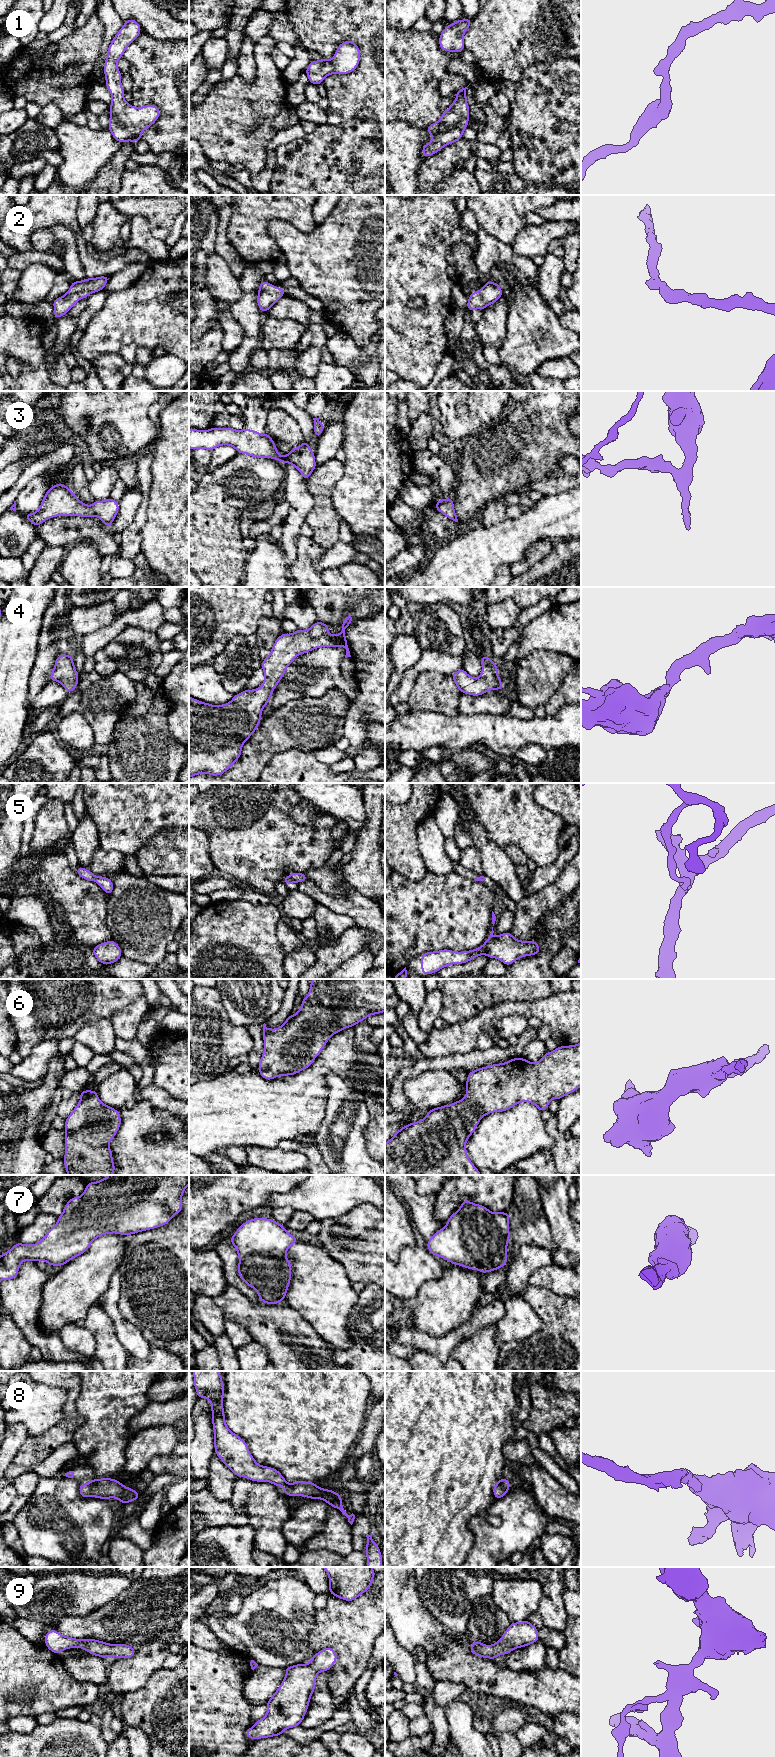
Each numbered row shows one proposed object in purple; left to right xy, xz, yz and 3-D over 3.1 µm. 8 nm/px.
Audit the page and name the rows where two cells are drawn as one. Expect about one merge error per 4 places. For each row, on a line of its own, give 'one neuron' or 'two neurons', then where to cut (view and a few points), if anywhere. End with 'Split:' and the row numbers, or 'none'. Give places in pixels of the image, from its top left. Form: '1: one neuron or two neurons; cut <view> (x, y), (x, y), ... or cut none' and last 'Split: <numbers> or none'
1: one neuron; cut none
2: one neuron; cut none
3: one neuron; cut none
4: one neuron; cut none
5: two neurons; cut xz (289, 876), (295, 882)
6: one neuron; cut none
7: one neuron; cut none
8: one neuron; cut none
9: one neuron; cut none
Split: 5

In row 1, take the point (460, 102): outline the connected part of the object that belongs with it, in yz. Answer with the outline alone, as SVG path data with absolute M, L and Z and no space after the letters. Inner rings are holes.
M467 87L455 91L454 93L458 96L450 107L443 111L437 122L425 128L430 133L432 141L422 147L423 157L427 158L436 154L446 145L455 143L463 137L468 127L470 114L466 96Z

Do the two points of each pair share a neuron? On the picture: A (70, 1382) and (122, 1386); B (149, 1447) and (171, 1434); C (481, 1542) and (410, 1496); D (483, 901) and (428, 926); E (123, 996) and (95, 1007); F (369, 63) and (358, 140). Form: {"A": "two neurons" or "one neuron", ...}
{"A": "two neurons", "B": "one neuron", "C": "two neurons", "D": "one neuron", "E": "one neuron", "F": "two neurons"}

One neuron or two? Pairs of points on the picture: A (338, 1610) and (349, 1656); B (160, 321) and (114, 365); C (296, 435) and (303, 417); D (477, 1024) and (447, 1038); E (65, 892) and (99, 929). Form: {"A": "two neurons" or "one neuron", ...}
{"A": "one neuron", "B": "two neurons", "C": "two neurons", "D": "one neuron", "E": "one neuron"}

